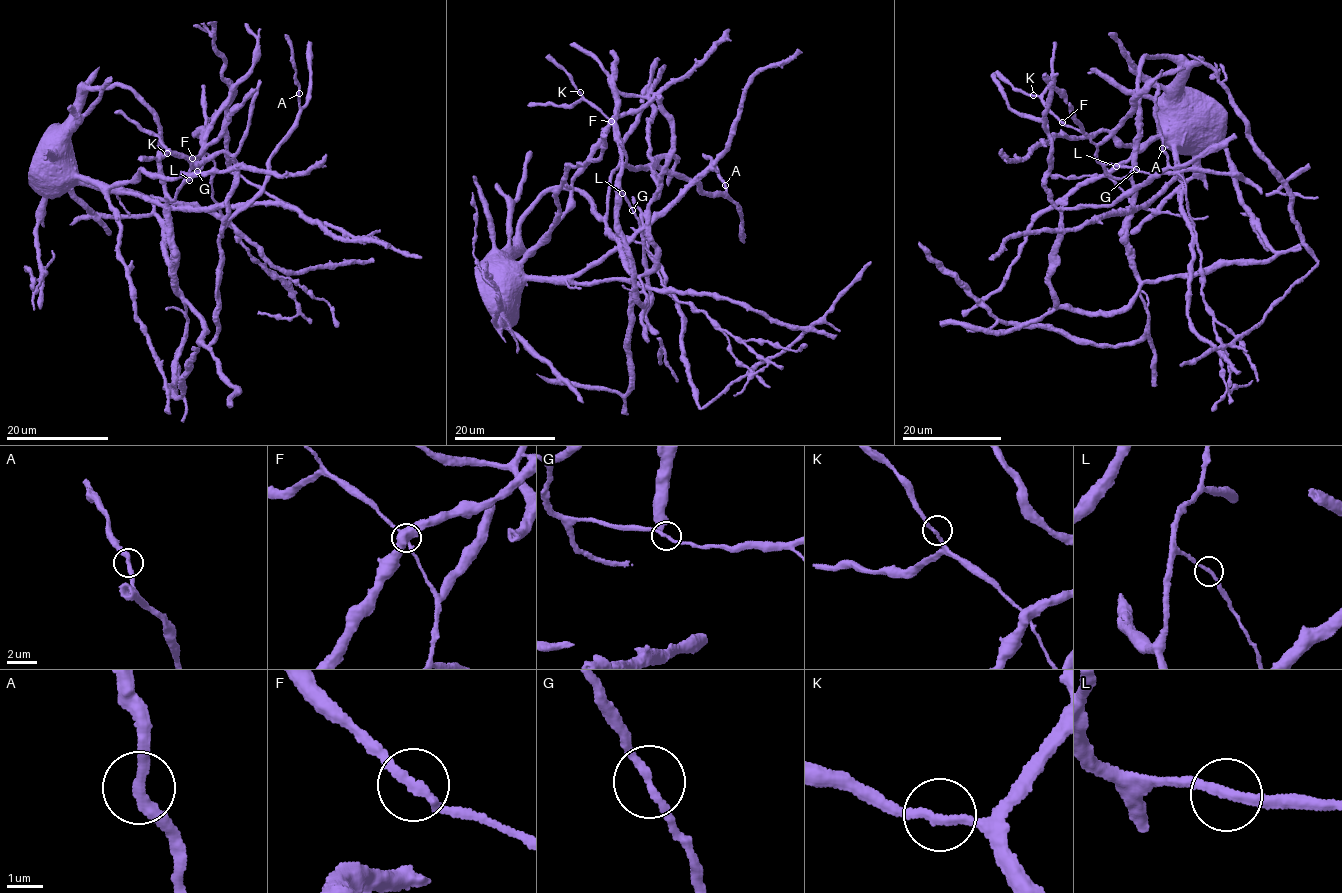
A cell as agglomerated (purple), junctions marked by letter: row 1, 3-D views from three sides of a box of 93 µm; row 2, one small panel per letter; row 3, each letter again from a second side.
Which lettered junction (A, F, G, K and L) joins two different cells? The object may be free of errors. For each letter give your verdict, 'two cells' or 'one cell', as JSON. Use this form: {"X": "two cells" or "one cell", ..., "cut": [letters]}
{"A": "one cell", "F": "one cell", "G": "one cell", "K": "one cell", "L": "one cell", "cut": []}

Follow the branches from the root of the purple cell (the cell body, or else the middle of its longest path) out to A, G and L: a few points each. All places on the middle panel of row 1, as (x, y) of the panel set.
A: (488, 298), (559, 222), (568, 208), (572, 177), (617, 117), (651, 103), (651, 161), (728, 198), (724, 185)
G: (488, 298), (481, 266), (515, 244), (517, 228), (546, 192), (580, 192), (600, 221), (611, 187), (632, 209)
L: (488, 298), (481, 266), (515, 244), (517, 228), (546, 192), (580, 192), (600, 221), (610, 187), (622, 193)

